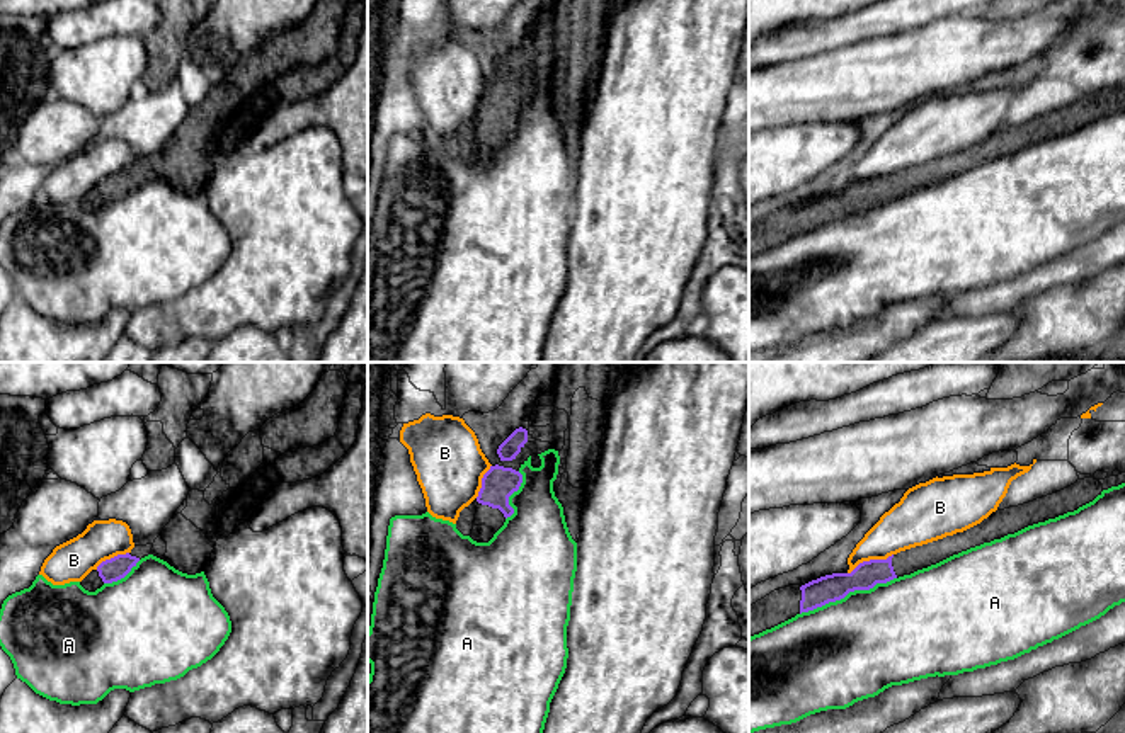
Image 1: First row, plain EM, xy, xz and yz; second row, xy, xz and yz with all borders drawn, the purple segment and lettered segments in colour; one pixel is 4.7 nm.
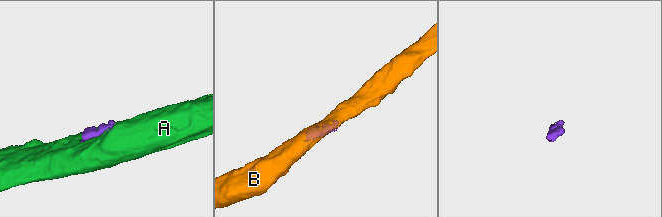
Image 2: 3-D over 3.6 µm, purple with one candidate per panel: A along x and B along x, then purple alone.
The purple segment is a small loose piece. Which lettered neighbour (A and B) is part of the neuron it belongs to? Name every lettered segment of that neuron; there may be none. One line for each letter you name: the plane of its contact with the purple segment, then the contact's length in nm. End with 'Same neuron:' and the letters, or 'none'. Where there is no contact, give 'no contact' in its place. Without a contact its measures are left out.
Same neuron: none

